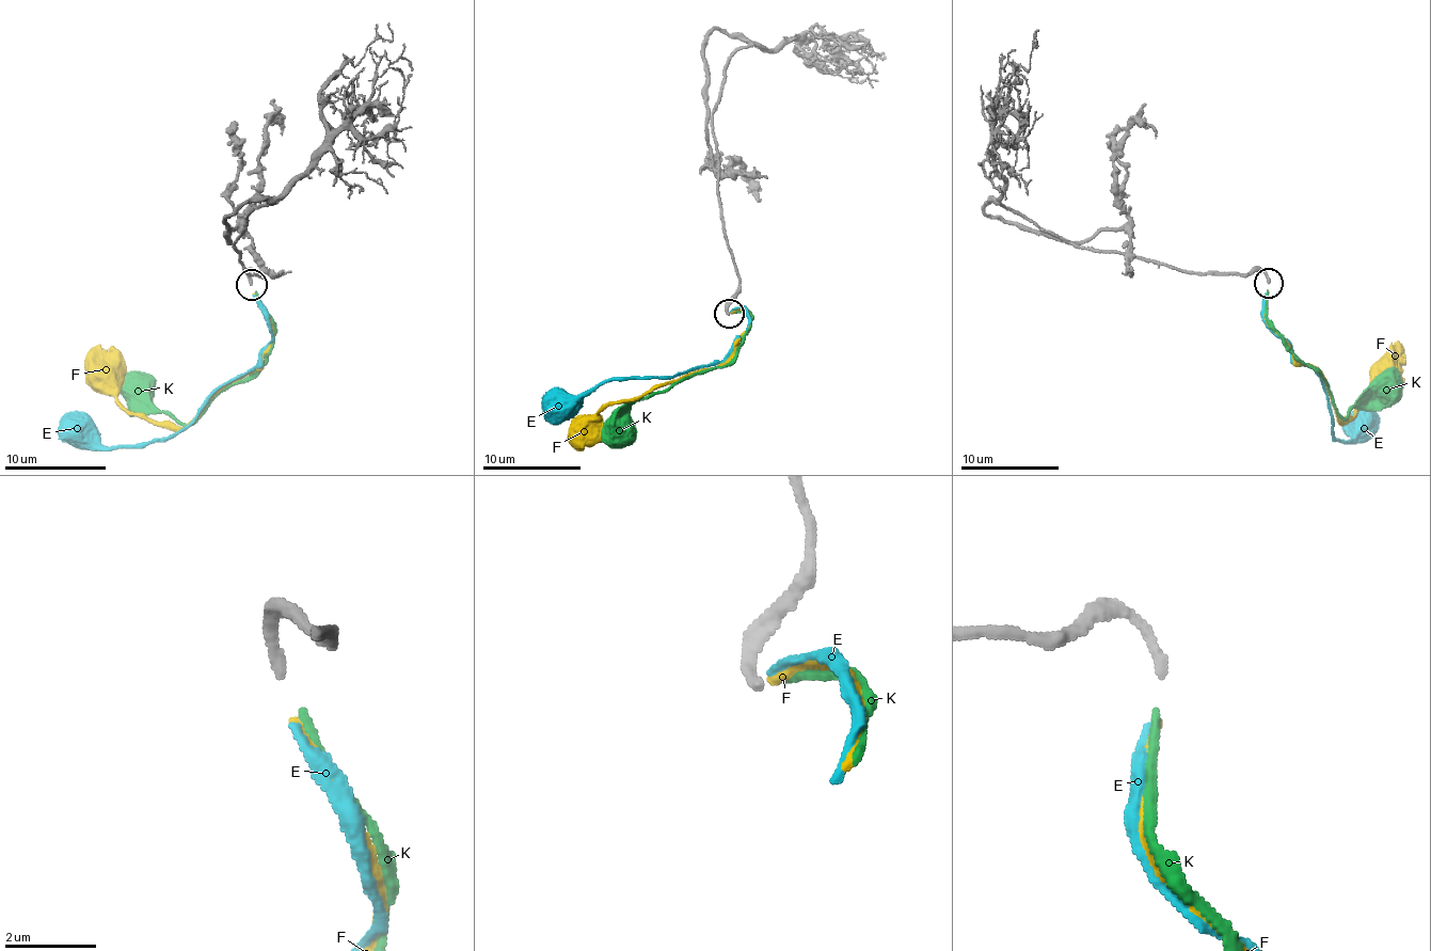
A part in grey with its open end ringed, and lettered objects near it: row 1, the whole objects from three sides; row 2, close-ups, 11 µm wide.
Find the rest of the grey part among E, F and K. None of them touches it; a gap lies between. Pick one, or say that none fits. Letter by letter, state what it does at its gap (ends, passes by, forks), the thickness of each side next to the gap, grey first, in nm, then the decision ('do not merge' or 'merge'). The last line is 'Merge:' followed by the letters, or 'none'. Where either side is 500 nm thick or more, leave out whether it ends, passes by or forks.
E: it ends; calibres 220 and 170 nm; do not merge
F: it ends; calibres 220 and 170 nm; merge
K: it ends; calibres 220 and 160 nm; do not merge
Merge: F

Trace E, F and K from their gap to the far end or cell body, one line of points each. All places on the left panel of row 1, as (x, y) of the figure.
E: (252, 295), (272, 341), (263, 358), (226, 381), (186, 426), (160, 439), (117, 447), (84, 444), (74, 431)
F: (252, 295), (272, 330), (270, 350), (184, 426), (130, 414), (117, 398), (114, 370), (92, 348)
K: (254, 291), (272, 328), (272, 348), (244, 378), (188, 424), (178, 424), (140, 389)

